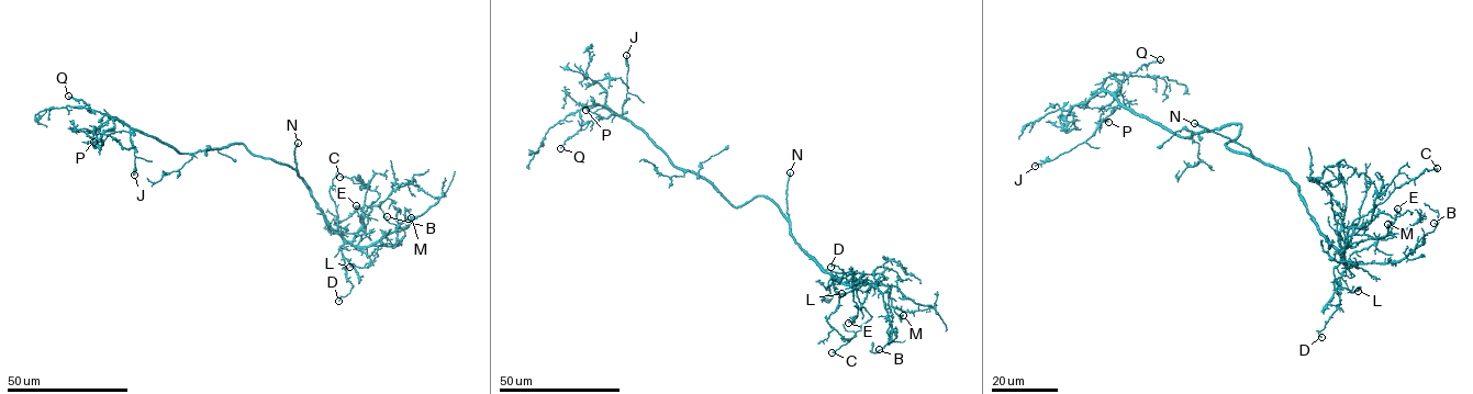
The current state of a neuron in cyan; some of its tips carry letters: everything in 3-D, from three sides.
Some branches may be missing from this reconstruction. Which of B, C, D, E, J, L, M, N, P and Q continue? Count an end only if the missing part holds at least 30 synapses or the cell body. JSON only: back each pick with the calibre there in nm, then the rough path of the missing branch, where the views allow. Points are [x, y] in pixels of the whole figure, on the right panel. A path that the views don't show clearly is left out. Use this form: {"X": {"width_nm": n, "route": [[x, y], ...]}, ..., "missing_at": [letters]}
{"N": {"width_nm": 200, "route": [[1194, 123], [1168, 121], [1160, 133], [1169, 142], [1213, 148], [1212, 152]]}, "missing_at": ["N"]}

